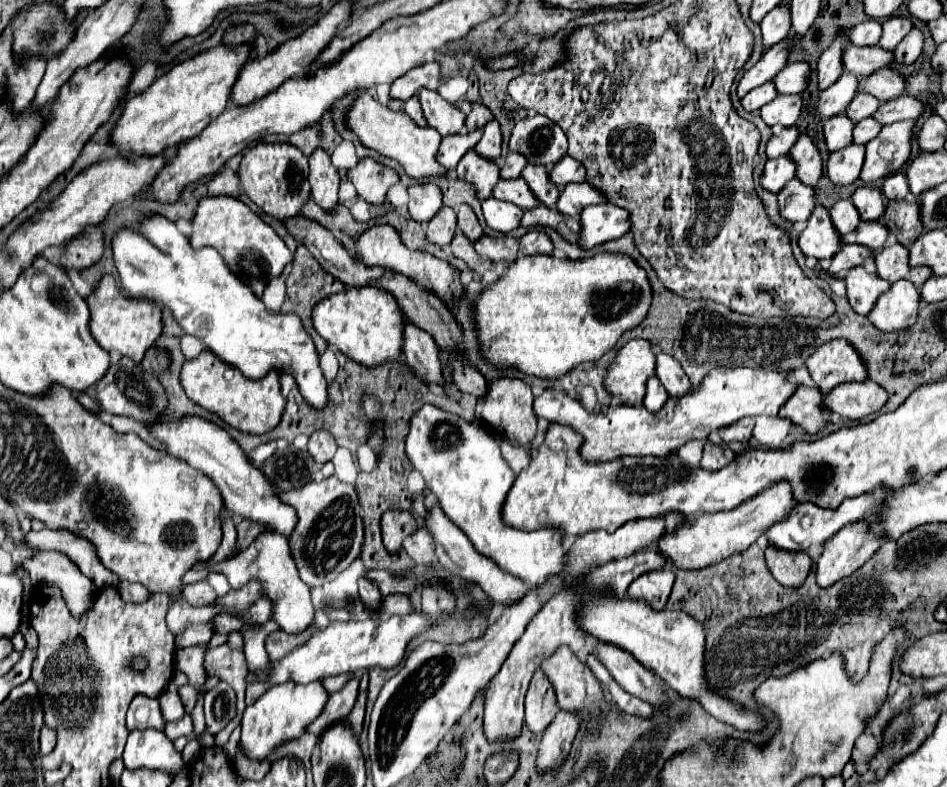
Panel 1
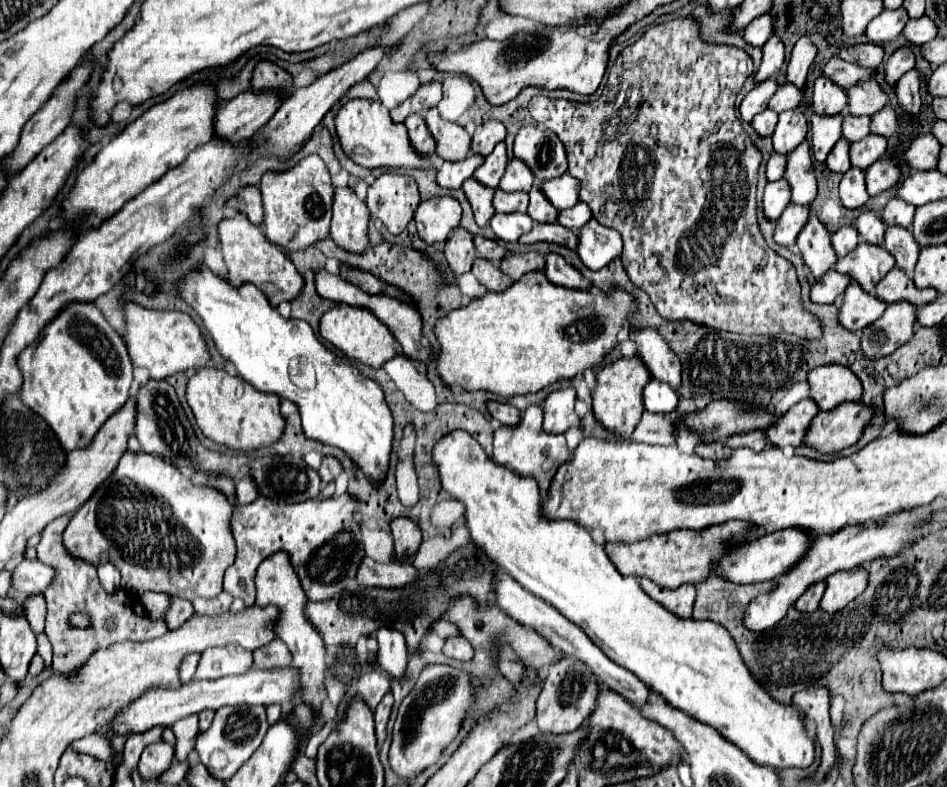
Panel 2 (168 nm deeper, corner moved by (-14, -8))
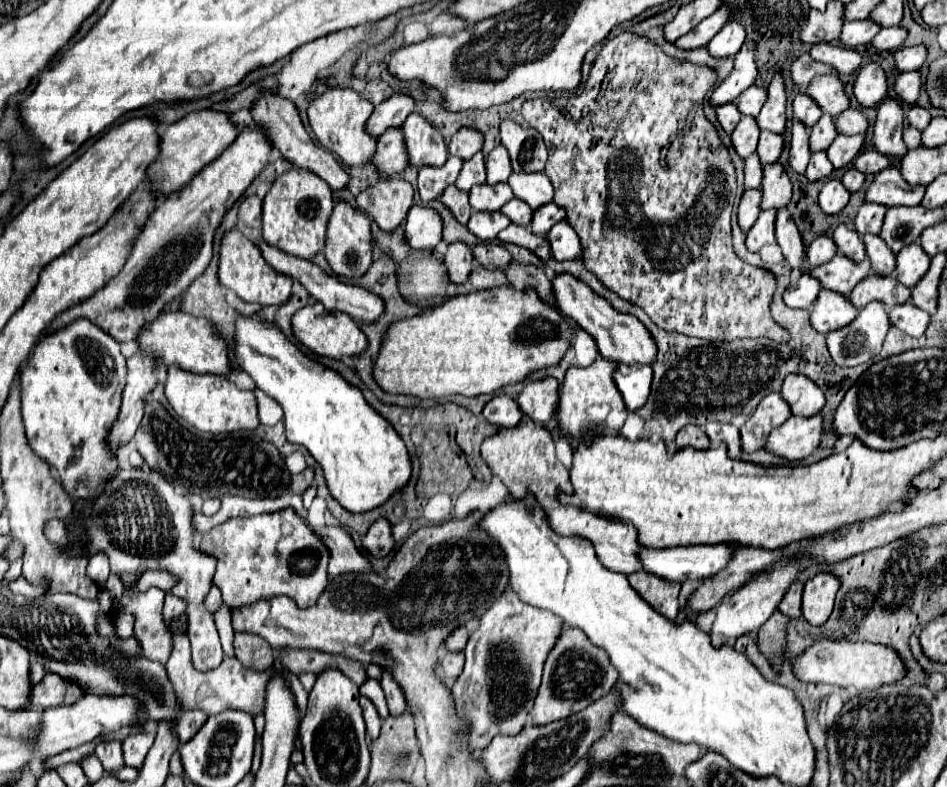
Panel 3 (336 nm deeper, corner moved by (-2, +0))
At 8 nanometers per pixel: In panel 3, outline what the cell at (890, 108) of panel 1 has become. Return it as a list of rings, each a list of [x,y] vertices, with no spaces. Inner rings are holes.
[[[848,108],[834,120],[840,134],[864,134],[868,130],[868,118],[862,108]]]

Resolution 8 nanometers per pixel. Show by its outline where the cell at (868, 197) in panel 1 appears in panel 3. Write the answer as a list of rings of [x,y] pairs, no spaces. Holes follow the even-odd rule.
[[[838,224],[832,232],[832,238],[834,238],[840,254],[850,256],[852,260],[864,260],[866,258],[866,248],[862,244],[862,238],[852,226]]]

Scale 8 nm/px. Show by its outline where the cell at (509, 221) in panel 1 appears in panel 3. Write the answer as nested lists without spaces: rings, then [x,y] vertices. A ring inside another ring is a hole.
[[[498,210],[498,212],[474,212],[468,220],[468,230],[482,238],[484,242],[492,242],[500,230],[504,230],[510,224],[510,220],[506,220],[506,216]]]

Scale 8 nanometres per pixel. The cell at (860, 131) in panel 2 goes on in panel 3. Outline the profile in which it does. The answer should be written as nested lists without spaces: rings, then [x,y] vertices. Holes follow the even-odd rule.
[[[824,114],[810,130],[810,148],[812,148],[812,152],[814,150],[826,150],[834,142],[836,136],[838,136],[838,130],[836,130],[834,118],[830,114]]]

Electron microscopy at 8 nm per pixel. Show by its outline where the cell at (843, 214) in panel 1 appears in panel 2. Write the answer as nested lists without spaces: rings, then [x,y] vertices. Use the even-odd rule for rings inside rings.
[[[844,226],[836,234],[832,234],[832,248],[834,248],[838,258],[844,258],[856,246],[858,246],[858,232],[856,232],[856,228]]]

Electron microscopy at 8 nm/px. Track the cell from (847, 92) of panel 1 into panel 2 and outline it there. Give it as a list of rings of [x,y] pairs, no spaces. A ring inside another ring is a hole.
[[[812,114],[810,118],[810,132],[812,132],[812,154],[818,164],[822,164],[834,144],[840,140],[840,124],[842,116],[818,116]]]

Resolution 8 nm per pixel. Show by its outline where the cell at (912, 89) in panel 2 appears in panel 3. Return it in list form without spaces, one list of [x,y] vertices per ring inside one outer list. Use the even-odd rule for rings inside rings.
[[[886,96],[878,108],[878,118],[874,124],[874,146],[882,154],[904,156],[906,144],[902,140],[904,128],[904,110],[898,98]]]

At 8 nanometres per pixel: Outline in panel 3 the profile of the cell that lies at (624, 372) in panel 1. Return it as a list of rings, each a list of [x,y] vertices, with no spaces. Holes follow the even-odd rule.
[[[598,358],[594,364],[586,368],[578,368],[578,366],[568,368],[566,380],[560,386],[556,418],[560,422],[562,432],[574,436],[574,444],[578,444],[578,440],[590,440],[602,434],[618,434],[618,430],[624,426],[628,410],[614,382],[614,370],[616,370],[616,362],[610,362],[606,358]]]

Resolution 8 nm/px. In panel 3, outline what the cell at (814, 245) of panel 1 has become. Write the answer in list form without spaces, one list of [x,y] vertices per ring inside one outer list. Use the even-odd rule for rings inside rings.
[[[788,208],[778,210],[778,216],[776,216],[776,242],[780,244],[786,262],[794,270],[800,270],[804,260],[806,260],[806,248],[804,248],[804,242],[802,242],[802,234],[798,232]]]

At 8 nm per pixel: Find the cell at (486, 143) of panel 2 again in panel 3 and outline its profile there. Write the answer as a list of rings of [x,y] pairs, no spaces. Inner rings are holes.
[[[464,126],[460,128],[452,142],[448,144],[448,150],[452,156],[460,156],[464,160],[470,160],[476,152],[480,152],[484,146],[484,134],[476,128],[470,128],[470,126]]]

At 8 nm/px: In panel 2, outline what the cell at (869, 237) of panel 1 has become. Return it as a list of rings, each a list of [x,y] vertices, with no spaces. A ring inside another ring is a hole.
[[[860,242],[856,250],[852,250],[846,258],[840,258],[834,264],[834,270],[850,276],[850,280],[858,282],[864,292],[874,294],[876,284],[894,268],[894,258],[882,248]]]

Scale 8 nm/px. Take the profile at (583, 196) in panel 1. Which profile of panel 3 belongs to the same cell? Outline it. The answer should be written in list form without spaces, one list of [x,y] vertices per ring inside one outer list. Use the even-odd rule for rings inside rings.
[[[550,202],[544,204],[542,208],[538,208],[534,212],[534,220],[532,220],[532,232],[534,234],[548,234],[548,230],[558,222],[566,218],[566,210],[560,208],[558,204]]]

